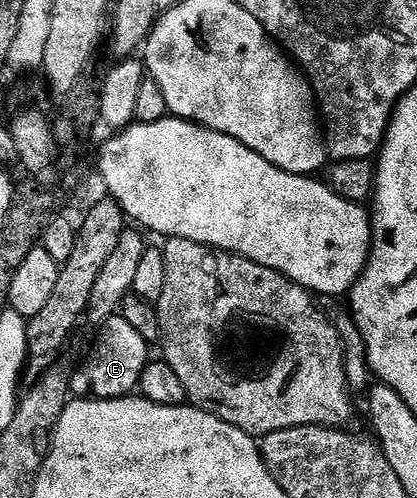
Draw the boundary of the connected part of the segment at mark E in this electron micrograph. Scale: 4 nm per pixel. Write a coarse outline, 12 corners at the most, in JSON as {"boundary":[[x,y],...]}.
{"boundary":[[120,314],[102,322],[71,395],[129,397],[150,344]]}

